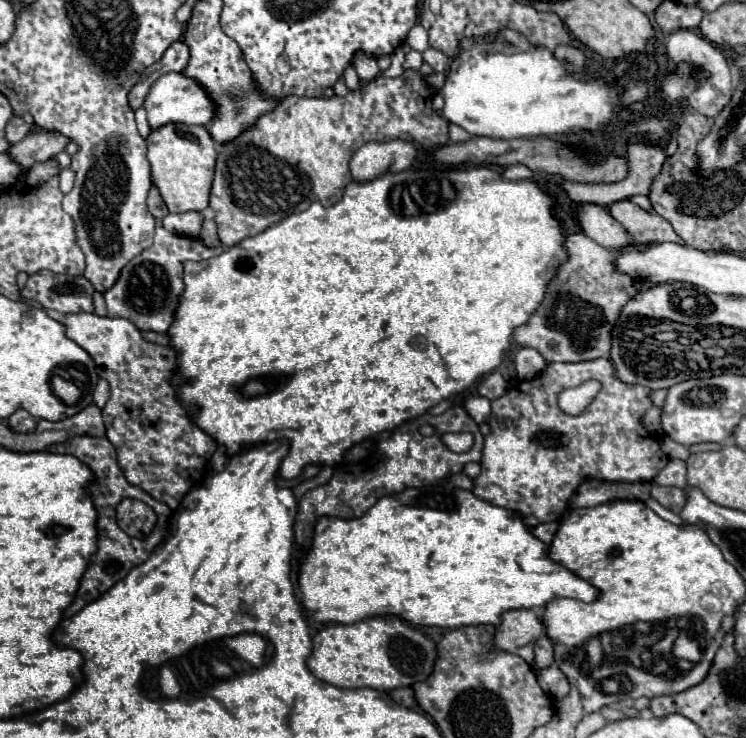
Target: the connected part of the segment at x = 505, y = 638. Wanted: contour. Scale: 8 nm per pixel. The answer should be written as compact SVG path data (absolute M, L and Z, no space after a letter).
M512 609L502 613L500 625L496 625L496 633L492 639L494 651L516 653L528 663L534 659L534 643L544 633L538 611L534 609Z

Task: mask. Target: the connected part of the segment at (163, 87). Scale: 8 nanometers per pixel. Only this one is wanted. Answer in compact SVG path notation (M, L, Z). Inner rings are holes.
M166 73L162 75L156 85L152 85L144 109L148 113L148 123L152 129L158 129L166 123L186 123L186 125L210 125L216 115L216 103L208 97L208 91L192 77L184 73Z

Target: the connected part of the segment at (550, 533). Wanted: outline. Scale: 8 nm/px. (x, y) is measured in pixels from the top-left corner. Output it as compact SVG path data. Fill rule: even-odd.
M542 523L542 525L532 527L530 531L532 531L542 543L550 545L550 541L552 541L552 537L554 537L554 533L556 533L556 527L558 527L558 523Z

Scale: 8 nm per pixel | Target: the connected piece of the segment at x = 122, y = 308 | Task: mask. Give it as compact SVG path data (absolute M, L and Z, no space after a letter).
M158 225L156 233L154 233L154 243L146 251L136 255L122 269L114 287L104 293L108 317L124 317L124 319L130 319L132 323L136 323L138 329L166 333L174 319L174 311L178 307L178 295L184 289L182 263L188 259L192 259L192 261L210 259L214 255L220 255L222 251L224 251L222 247L210 249L200 239L174 235L174 233L166 231L162 225Z

